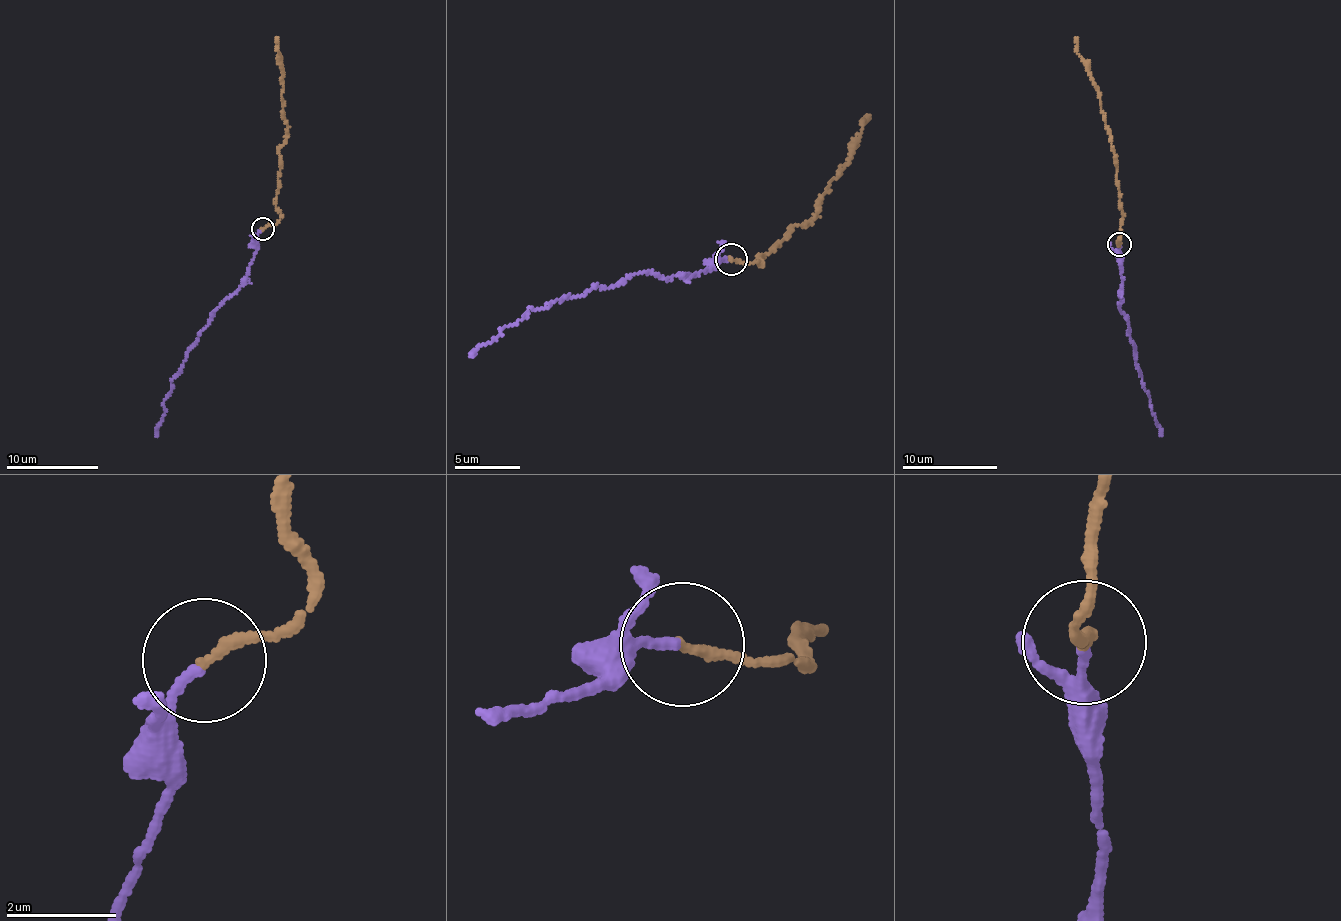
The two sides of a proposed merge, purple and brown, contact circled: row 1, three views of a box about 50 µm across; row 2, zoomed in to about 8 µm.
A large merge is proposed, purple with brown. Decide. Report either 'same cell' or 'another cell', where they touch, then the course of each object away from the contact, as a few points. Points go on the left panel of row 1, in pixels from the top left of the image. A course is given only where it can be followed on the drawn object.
same cell; place (262, 228); course purple (263, 230), (258, 234), (258, 249), (247, 281), (214, 312), (186, 354), (181, 371), (171, 380), (156, 436); course brown (263, 228), (272, 226), (280, 217), (276, 190), (279, 147), (286, 139), (287, 120), (275, 37)

